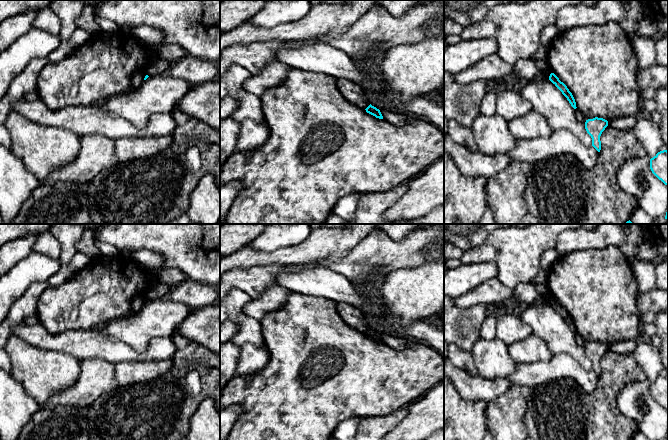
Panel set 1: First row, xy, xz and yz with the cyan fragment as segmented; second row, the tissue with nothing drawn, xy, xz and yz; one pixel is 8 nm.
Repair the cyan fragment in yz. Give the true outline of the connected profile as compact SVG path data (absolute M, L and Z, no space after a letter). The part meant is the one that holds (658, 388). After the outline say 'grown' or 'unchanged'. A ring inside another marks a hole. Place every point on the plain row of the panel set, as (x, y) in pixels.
M668 375L658 376L650 383L652 397L668 411Z | unchanged

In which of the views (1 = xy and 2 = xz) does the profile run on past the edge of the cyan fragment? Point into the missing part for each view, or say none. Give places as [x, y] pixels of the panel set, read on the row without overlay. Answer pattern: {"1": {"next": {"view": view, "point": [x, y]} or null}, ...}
{"1": {"next": null}, "2": {"next": null}}

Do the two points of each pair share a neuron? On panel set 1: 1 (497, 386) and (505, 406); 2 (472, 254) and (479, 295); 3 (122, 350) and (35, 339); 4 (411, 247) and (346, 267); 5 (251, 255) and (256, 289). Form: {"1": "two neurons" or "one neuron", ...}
{"1": "two neurons", "2": "two neurons", "3": "one neuron", "4": "one neuron", "5": "two neurons"}

